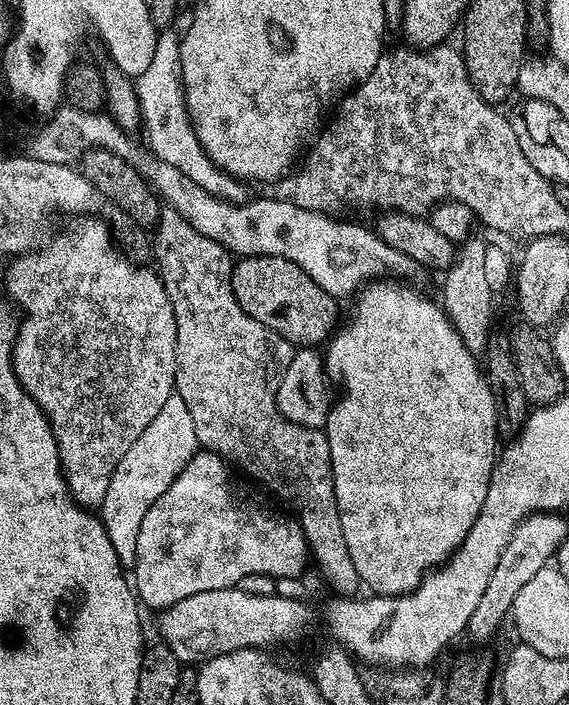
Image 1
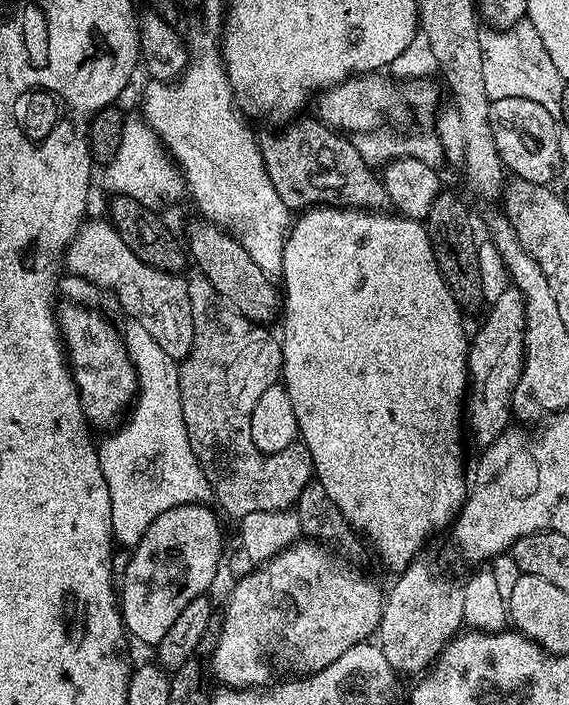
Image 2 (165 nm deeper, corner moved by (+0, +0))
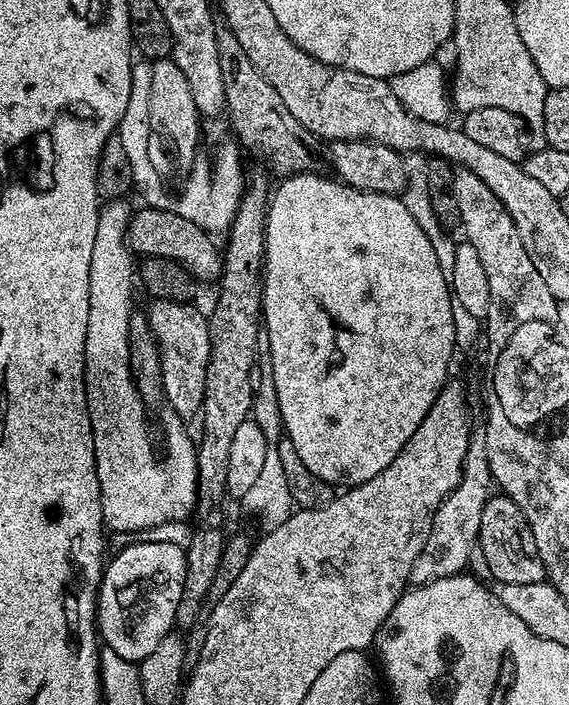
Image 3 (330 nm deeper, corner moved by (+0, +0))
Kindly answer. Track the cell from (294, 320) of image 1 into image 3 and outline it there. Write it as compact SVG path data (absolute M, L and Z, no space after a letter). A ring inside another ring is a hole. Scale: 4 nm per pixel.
M144 206L141 212L133 211L128 221L128 247L137 257L161 256L164 260L173 260L185 268L193 280L219 281L222 271L222 248L211 235L187 221L186 218L166 209Z

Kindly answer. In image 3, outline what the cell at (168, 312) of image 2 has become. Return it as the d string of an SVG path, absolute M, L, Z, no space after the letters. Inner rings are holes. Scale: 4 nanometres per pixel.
M152 300L146 308L148 325L160 348L164 400L171 411L181 418L195 417L204 407L206 370L210 362L210 330L208 316L192 308L191 303L179 304L169 300Z

